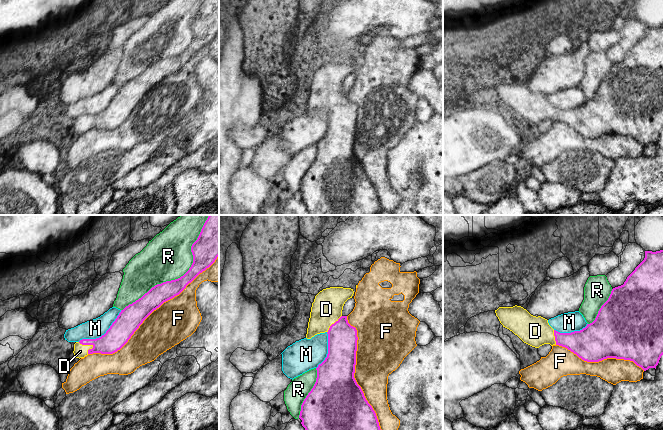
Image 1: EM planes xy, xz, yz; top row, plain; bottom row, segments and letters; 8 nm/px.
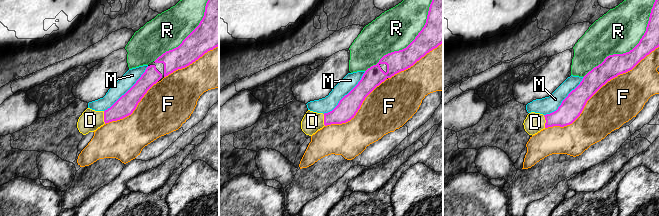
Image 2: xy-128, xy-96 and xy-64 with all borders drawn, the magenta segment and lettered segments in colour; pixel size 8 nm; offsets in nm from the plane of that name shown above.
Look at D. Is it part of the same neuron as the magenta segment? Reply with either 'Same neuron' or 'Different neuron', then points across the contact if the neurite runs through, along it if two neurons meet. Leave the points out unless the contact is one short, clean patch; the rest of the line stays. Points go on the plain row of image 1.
Same neuron

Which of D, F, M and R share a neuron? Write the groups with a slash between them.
D / F / M / R

